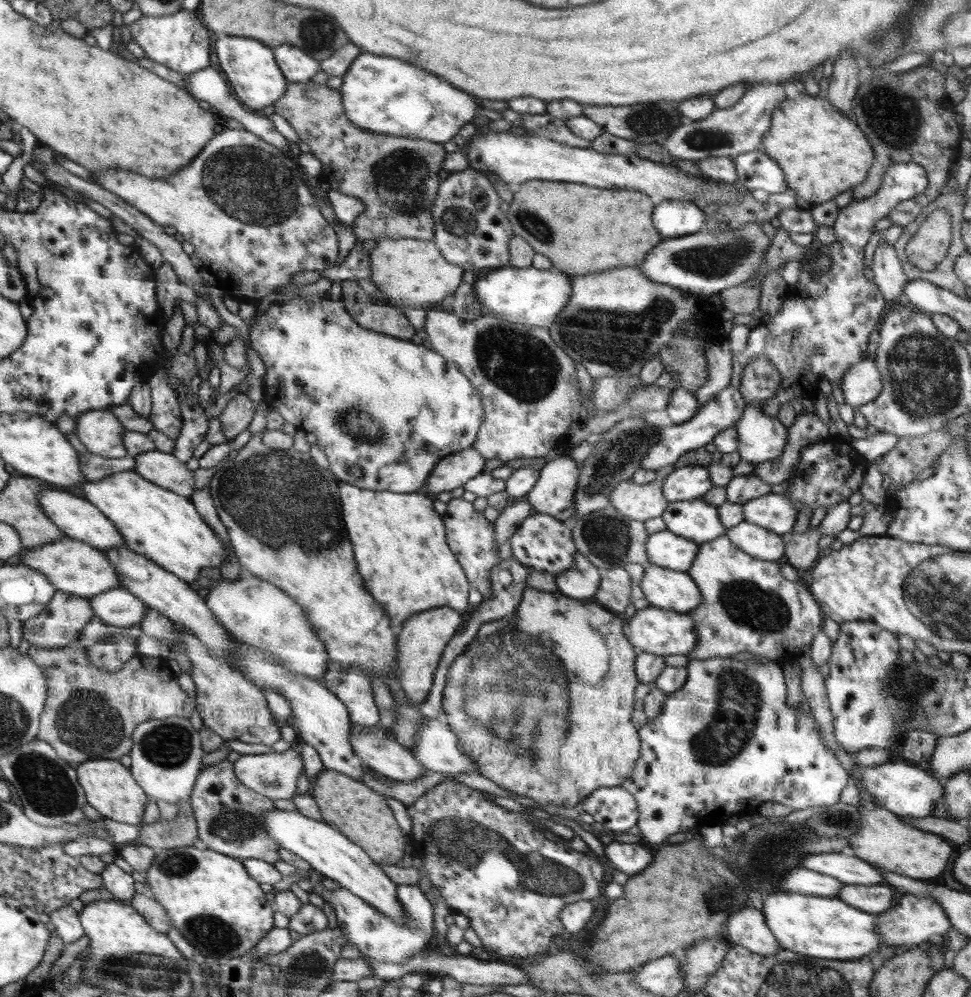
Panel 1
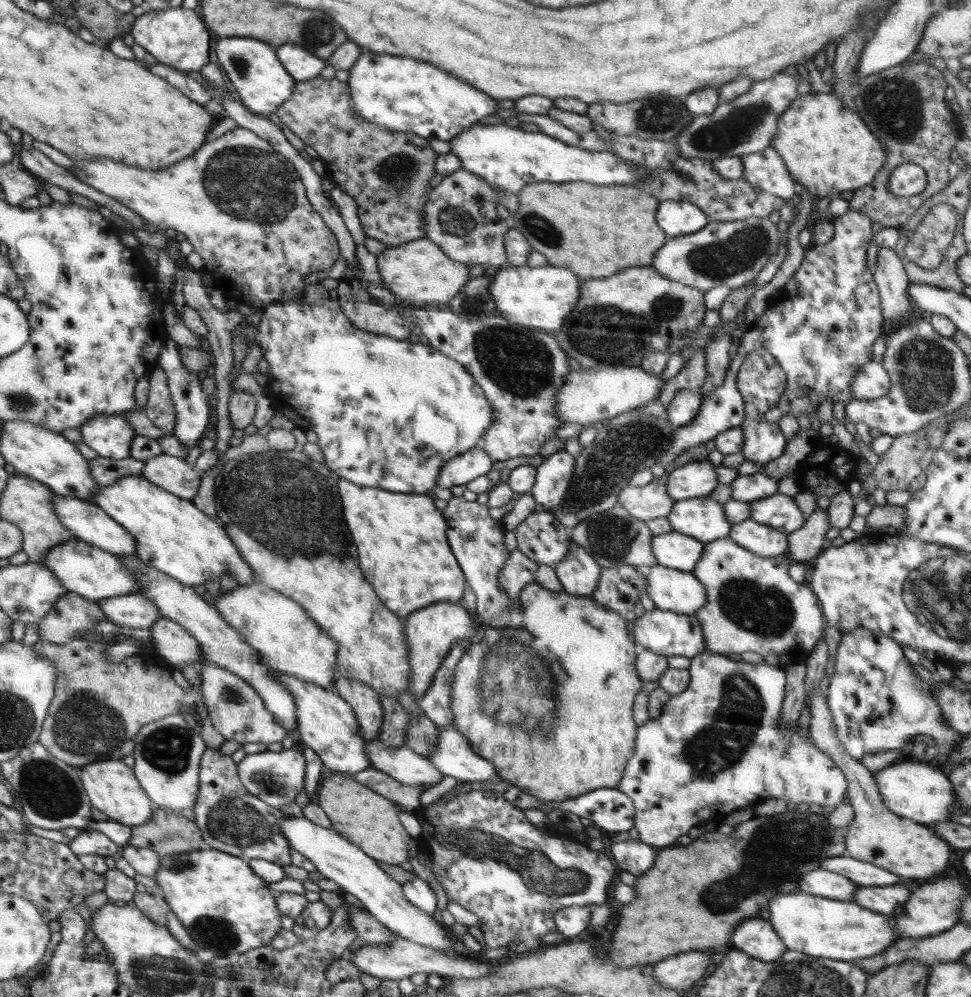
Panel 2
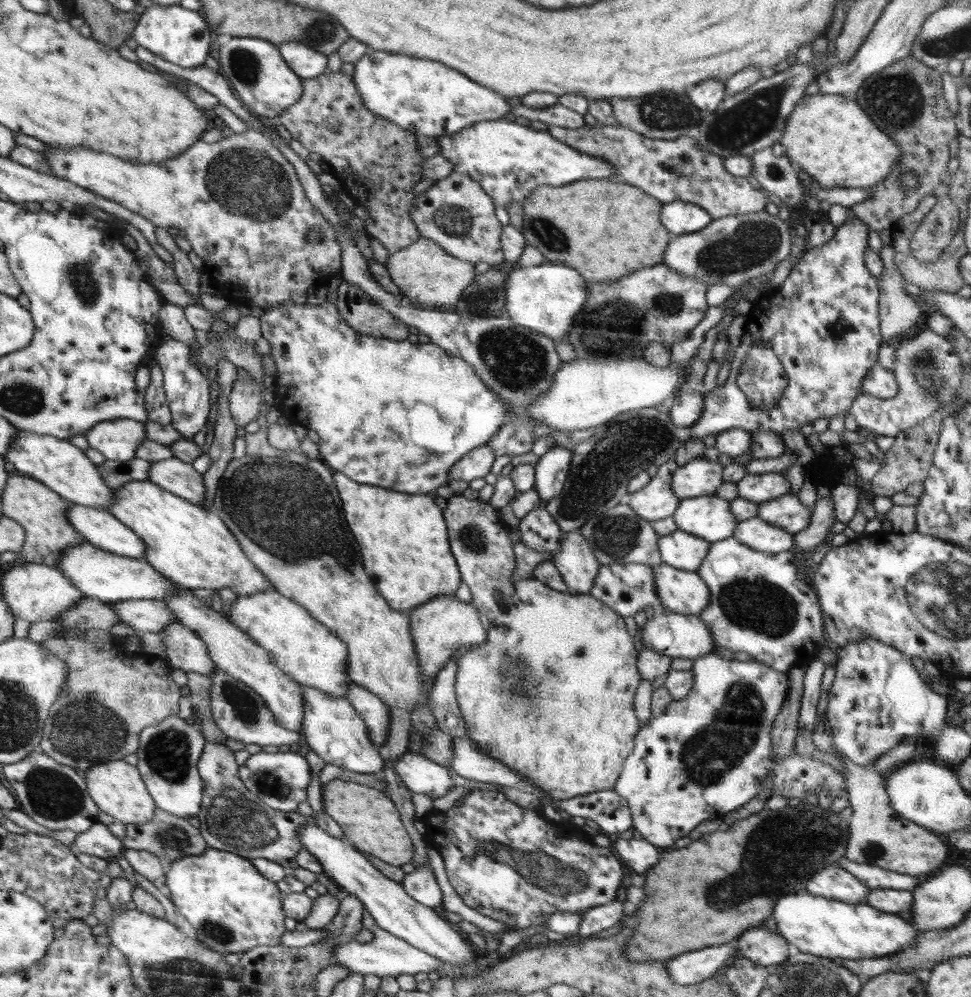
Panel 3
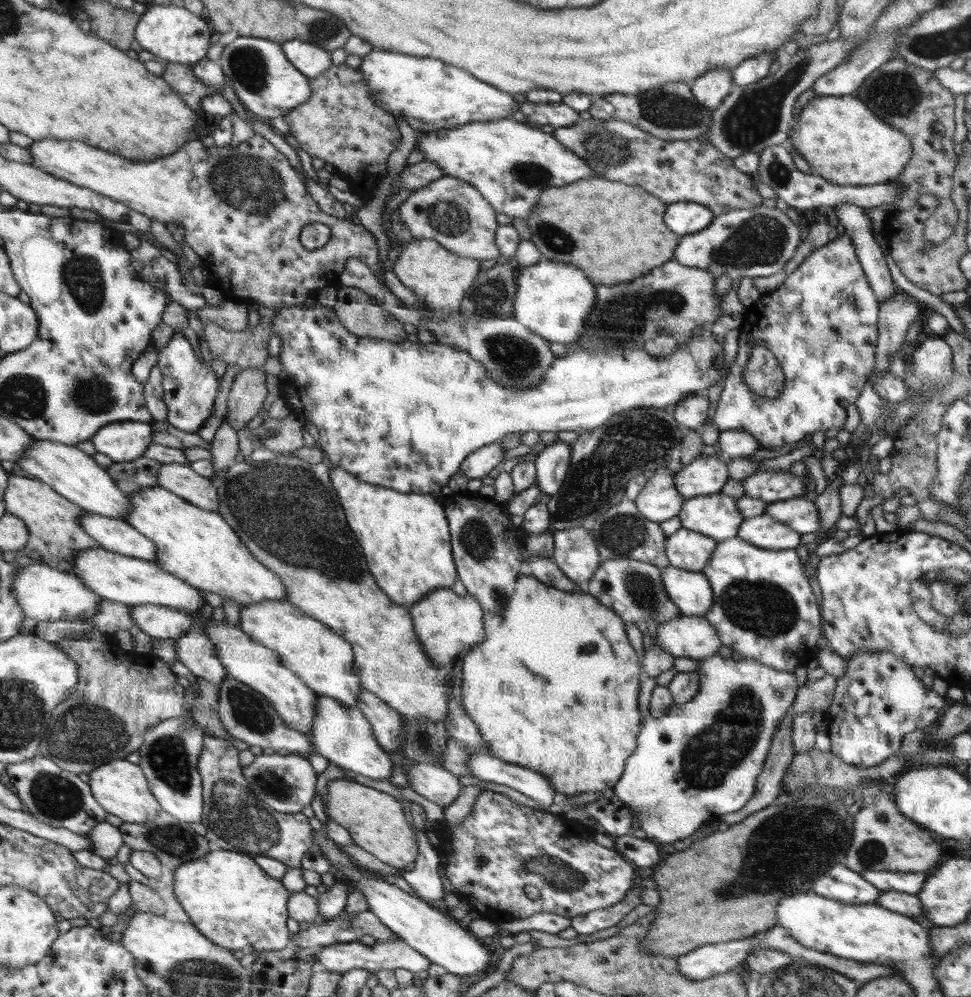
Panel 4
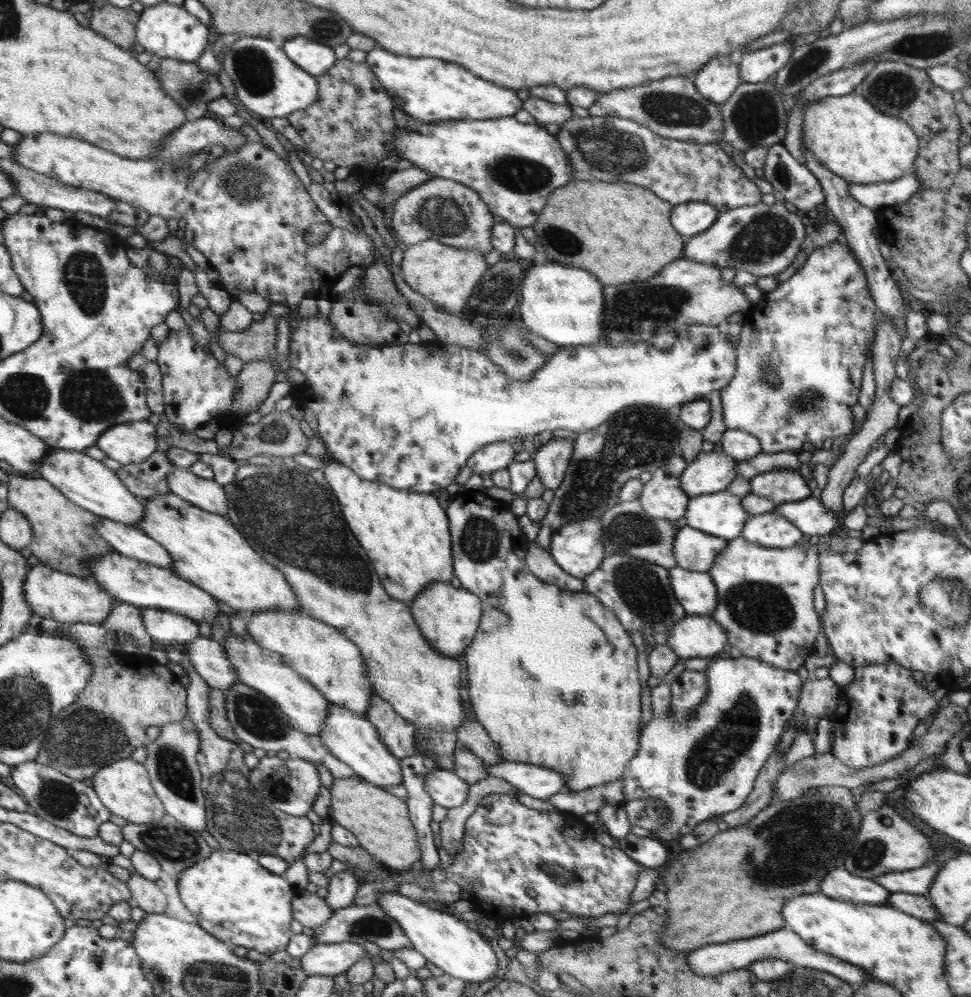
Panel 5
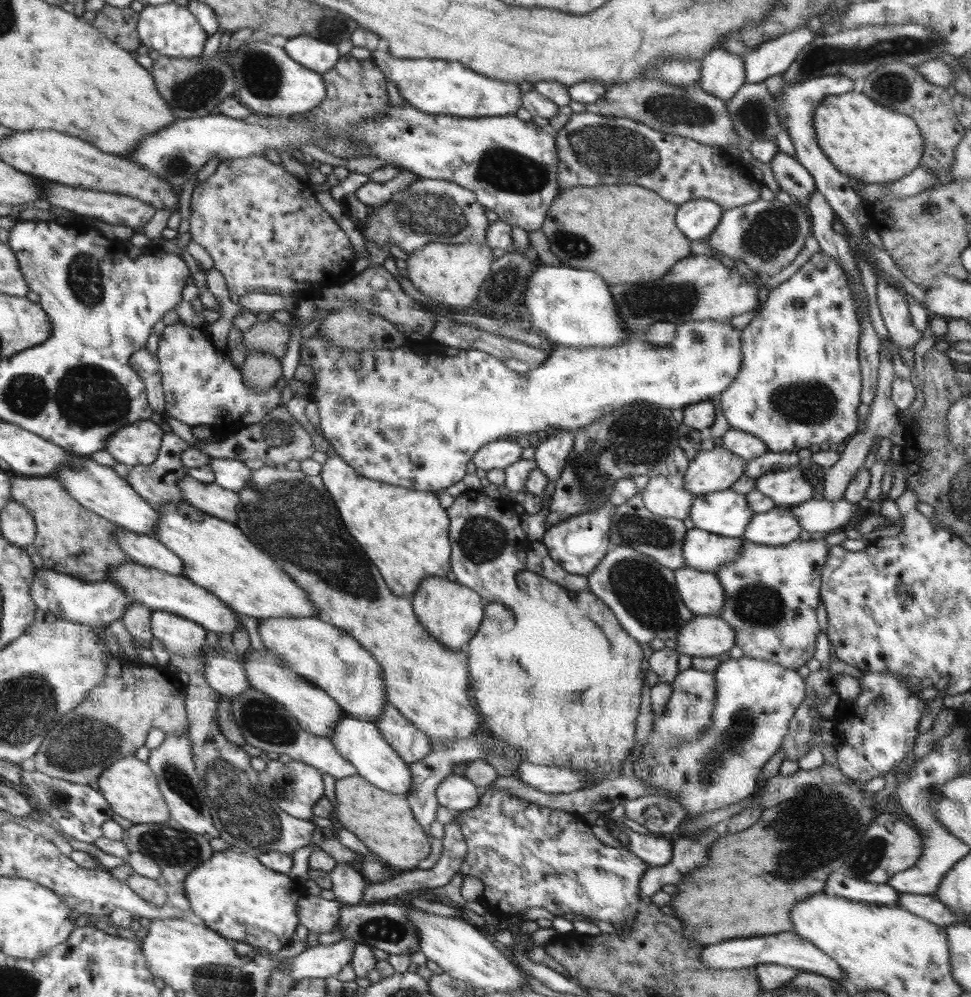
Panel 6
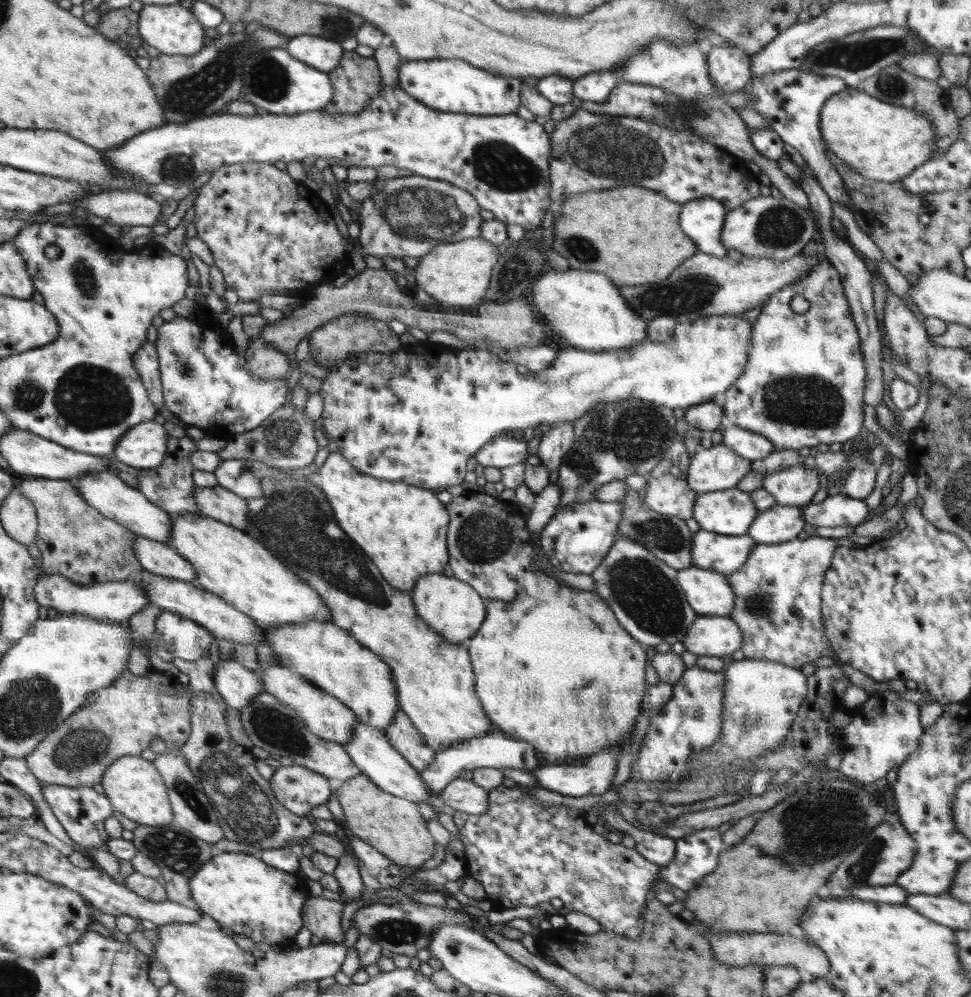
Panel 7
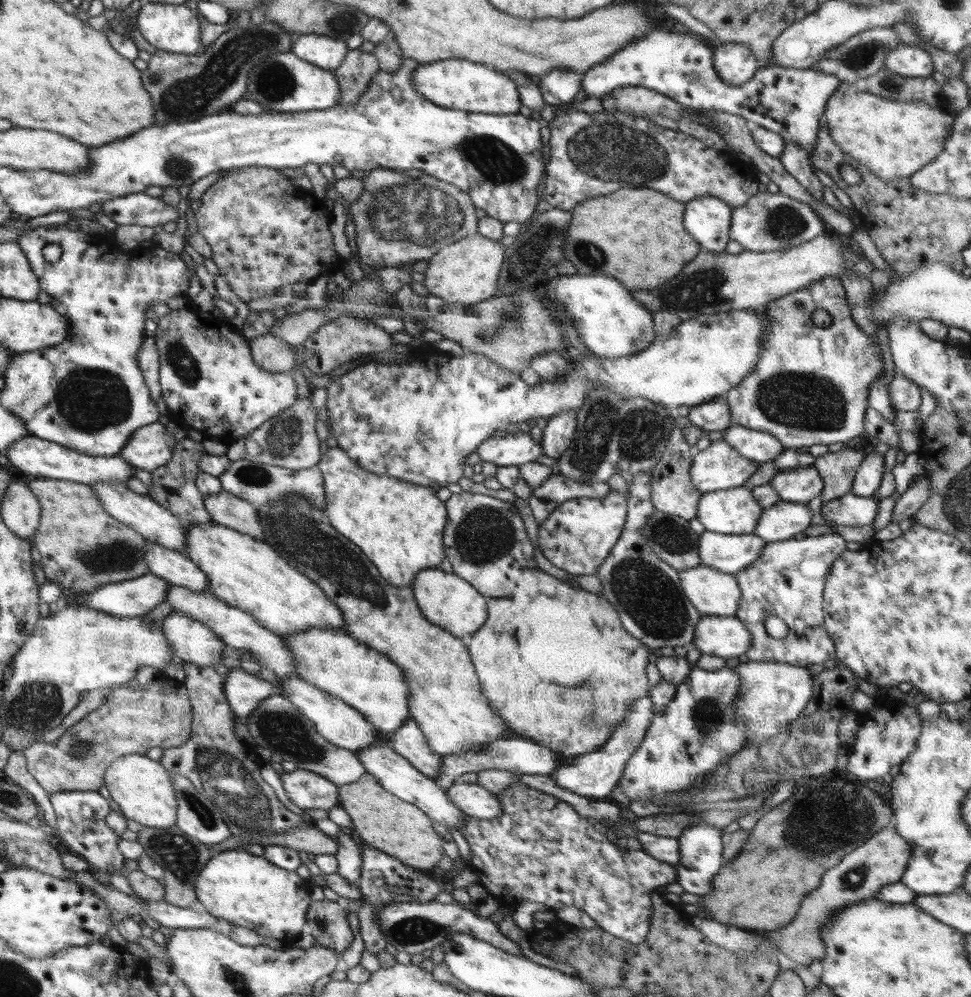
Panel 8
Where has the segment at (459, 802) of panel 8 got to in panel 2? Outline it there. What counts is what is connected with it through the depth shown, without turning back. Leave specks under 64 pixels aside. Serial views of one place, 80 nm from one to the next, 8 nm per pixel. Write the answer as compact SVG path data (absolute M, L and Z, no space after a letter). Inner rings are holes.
M376 739L365 741L365 753L371 766L401 783L426 788L435 785L444 774L429 759L408 747L386 747Z

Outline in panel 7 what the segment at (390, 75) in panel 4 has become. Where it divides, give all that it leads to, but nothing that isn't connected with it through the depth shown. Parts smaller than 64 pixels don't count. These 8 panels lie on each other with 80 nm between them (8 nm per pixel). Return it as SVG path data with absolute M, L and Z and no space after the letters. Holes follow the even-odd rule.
M459 59L403 61L398 68L398 81L400 88L408 91L418 102L438 111L464 115L494 115L512 114L520 108L518 77L502 78L502 75L494 75Z

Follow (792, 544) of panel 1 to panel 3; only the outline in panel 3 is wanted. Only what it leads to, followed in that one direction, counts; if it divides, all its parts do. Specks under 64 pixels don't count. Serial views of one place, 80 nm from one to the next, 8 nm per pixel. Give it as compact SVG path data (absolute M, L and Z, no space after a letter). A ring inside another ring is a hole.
M831 495L825 499L817 499L817 503L812 508L811 516L810 526L793 535L794 547L792 551L797 556L803 556L805 552L815 551L824 542L836 523Z

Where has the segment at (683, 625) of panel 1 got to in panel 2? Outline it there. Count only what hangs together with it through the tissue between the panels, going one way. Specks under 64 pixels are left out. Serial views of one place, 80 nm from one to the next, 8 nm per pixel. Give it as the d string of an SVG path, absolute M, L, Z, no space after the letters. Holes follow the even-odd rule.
M655 608L652 611L645 611L635 621L631 633L634 635L634 642L644 650L650 650L666 658L686 656L690 659L704 652L704 633L694 614L680 614Z

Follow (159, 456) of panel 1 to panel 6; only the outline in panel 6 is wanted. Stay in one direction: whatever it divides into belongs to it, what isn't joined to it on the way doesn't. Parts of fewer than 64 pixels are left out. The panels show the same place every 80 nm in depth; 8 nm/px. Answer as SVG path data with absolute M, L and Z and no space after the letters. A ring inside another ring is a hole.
M188 474L179 480L177 485L183 498L192 506L203 510L206 514L214 515L214 518L237 524L237 510L241 504L238 493L218 486L214 481L200 482Z

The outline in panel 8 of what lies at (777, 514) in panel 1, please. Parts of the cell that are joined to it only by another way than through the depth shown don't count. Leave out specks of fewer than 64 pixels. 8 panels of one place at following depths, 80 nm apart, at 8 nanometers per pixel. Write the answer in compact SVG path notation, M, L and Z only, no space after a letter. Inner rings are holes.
M852 492L826 501L821 515L828 523L844 527L871 526L876 522L879 501L872 496L858 496Z

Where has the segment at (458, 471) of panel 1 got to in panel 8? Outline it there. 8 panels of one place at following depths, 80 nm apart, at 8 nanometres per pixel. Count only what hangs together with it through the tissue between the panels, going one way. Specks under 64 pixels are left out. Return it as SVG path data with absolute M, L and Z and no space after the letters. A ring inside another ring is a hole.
M515 429L489 438L477 449L482 462L498 466L519 467L543 455L541 442L535 443L530 433Z

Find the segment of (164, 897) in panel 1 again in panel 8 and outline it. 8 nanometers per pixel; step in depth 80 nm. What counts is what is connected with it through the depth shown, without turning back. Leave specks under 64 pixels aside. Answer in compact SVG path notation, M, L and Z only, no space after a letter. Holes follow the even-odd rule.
M244 849L222 851L212 855L198 874L194 886L197 901L218 919L244 926L260 936L274 936L273 943L281 945L286 934L298 936L308 921L310 884L294 870L284 870L263 856L252 856Z

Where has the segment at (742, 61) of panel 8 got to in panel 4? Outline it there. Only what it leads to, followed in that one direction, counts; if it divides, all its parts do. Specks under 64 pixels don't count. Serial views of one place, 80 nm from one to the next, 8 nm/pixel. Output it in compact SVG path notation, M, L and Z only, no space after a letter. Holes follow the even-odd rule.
M722 67L712 69L691 83L691 91L696 101L706 109L716 109L734 88L732 71Z

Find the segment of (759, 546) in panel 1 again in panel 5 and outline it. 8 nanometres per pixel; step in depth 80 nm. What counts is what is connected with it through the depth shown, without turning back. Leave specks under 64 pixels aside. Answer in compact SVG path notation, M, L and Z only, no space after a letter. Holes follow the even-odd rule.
M775 510L752 516L742 530L741 538L754 545L789 548L801 542L803 533Z

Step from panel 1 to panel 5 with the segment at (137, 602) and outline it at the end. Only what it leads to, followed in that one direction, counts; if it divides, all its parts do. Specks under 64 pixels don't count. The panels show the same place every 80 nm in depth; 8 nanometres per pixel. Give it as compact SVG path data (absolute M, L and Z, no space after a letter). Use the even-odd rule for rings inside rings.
M143 607L141 615L146 632L163 647L178 645L183 650L200 637L199 623L187 616L148 607Z

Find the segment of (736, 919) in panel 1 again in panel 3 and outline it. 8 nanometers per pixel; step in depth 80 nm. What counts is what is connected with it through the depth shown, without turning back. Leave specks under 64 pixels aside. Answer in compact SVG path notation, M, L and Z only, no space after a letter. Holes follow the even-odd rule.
M765 924L745 930L736 941L740 956L756 965L780 965L792 952L791 946Z

